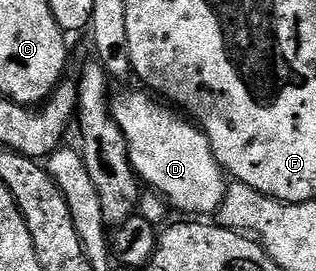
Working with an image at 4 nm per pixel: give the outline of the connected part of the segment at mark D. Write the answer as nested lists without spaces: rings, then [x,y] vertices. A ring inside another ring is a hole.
[[[129,92],[118,100],[116,97],[111,104],[115,122],[125,135],[129,161],[138,181],[164,196],[172,211],[174,208],[177,212],[186,212],[189,218],[212,217],[225,197],[227,173],[215,158],[209,140],[196,123],[141,92]]]

